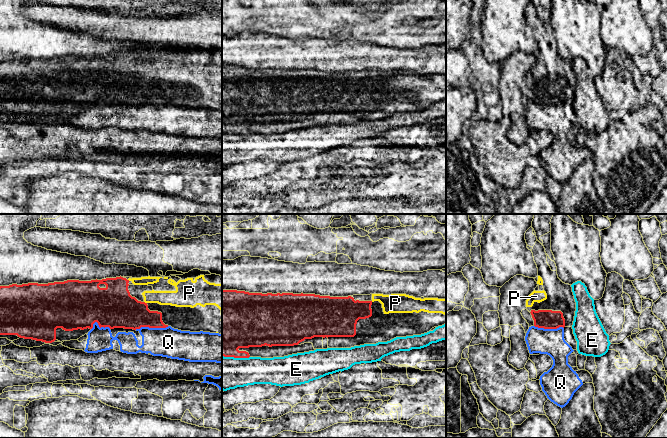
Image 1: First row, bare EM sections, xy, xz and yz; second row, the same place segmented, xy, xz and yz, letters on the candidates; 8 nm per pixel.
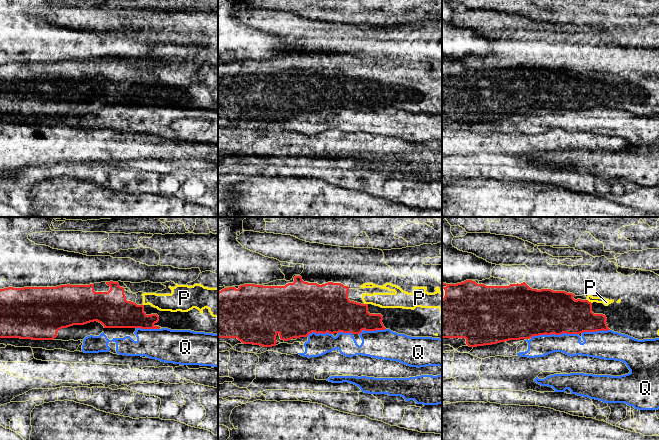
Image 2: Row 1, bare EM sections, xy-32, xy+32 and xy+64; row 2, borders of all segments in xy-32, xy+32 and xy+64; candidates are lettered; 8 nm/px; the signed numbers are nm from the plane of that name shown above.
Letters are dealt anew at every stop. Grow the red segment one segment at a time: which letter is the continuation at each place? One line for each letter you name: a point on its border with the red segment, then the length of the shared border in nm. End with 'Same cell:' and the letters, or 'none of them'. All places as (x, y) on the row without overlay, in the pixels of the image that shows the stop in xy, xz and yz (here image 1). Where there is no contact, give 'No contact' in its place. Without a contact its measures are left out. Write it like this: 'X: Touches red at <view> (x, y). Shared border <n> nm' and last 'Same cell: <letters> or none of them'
P: Touches red at xy (144, 78). Shared border 30 nm
Same cell: P

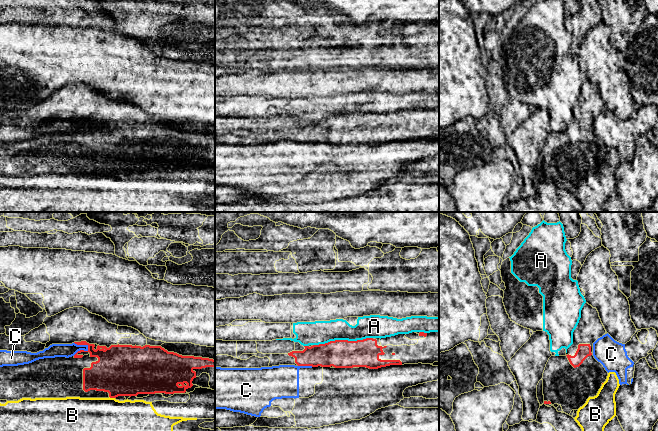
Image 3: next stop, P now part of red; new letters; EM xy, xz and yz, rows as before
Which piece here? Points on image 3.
Same cell: none of them

